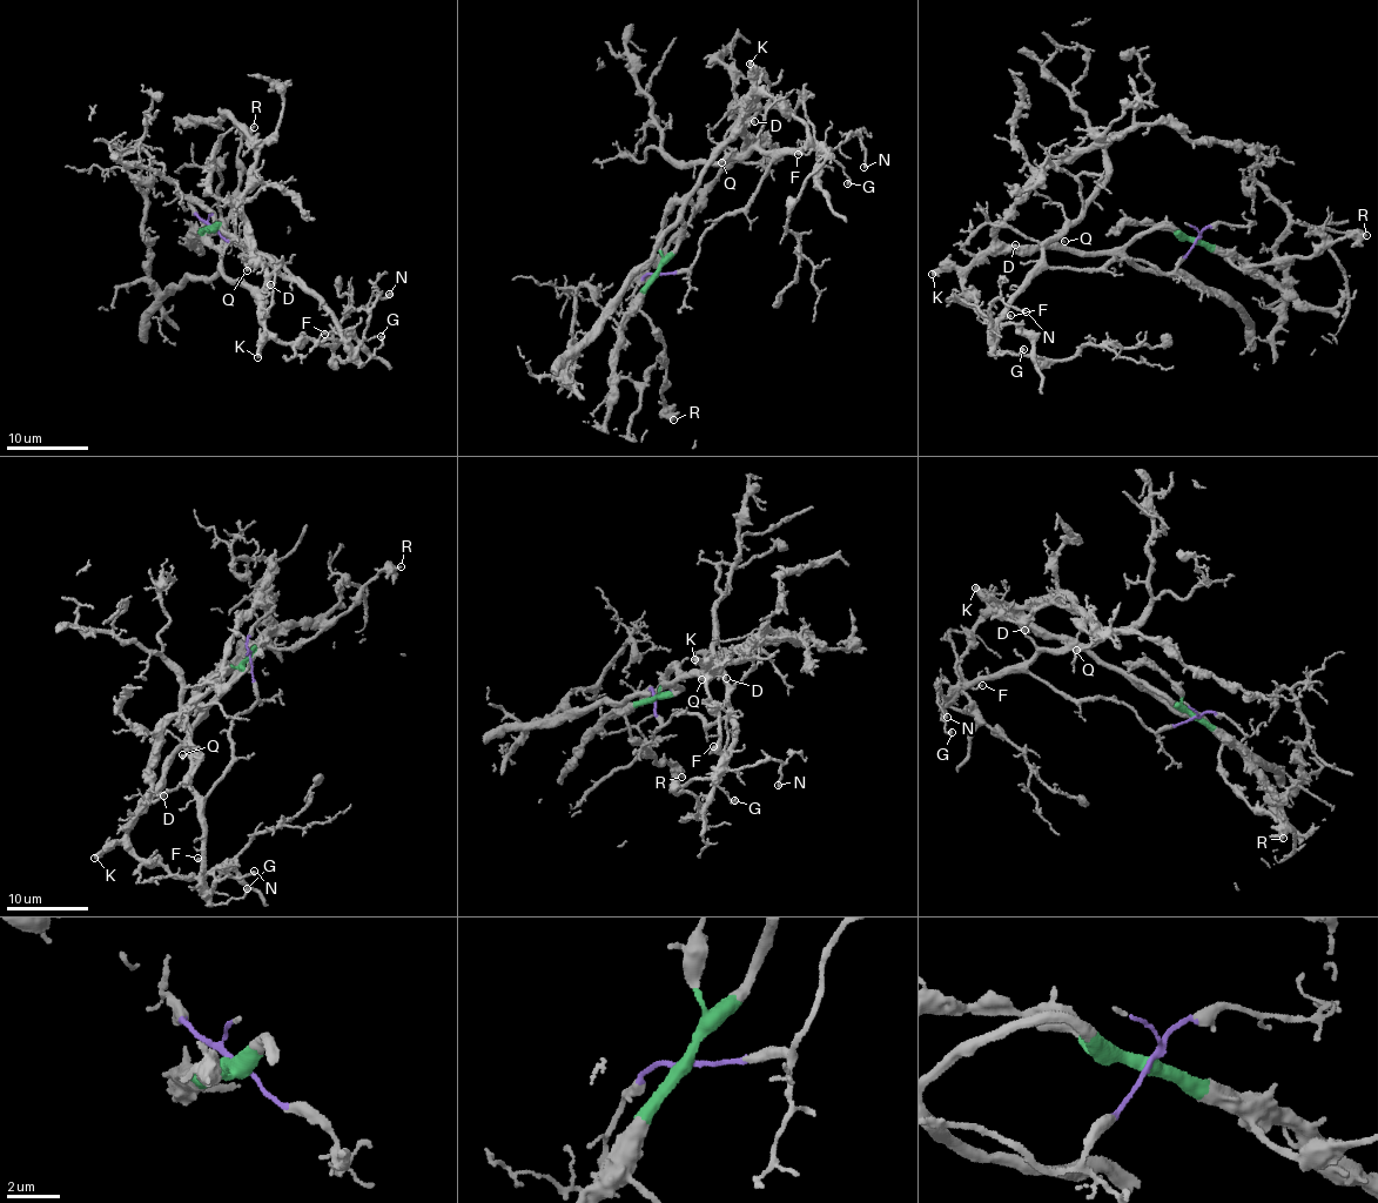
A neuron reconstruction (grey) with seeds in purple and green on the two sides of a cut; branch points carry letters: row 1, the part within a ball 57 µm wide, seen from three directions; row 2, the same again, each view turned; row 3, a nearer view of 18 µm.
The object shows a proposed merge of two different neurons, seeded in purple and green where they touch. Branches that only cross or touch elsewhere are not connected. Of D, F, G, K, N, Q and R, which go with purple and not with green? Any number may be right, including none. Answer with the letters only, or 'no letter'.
F, G, N, Q

